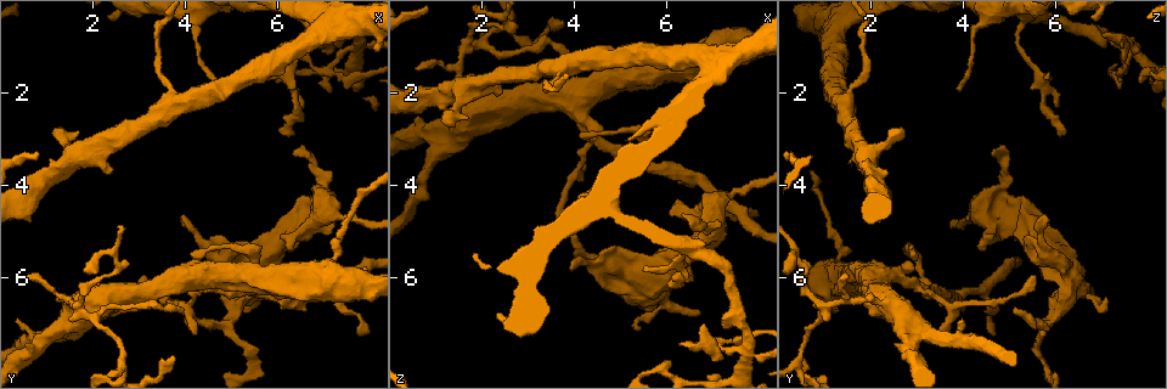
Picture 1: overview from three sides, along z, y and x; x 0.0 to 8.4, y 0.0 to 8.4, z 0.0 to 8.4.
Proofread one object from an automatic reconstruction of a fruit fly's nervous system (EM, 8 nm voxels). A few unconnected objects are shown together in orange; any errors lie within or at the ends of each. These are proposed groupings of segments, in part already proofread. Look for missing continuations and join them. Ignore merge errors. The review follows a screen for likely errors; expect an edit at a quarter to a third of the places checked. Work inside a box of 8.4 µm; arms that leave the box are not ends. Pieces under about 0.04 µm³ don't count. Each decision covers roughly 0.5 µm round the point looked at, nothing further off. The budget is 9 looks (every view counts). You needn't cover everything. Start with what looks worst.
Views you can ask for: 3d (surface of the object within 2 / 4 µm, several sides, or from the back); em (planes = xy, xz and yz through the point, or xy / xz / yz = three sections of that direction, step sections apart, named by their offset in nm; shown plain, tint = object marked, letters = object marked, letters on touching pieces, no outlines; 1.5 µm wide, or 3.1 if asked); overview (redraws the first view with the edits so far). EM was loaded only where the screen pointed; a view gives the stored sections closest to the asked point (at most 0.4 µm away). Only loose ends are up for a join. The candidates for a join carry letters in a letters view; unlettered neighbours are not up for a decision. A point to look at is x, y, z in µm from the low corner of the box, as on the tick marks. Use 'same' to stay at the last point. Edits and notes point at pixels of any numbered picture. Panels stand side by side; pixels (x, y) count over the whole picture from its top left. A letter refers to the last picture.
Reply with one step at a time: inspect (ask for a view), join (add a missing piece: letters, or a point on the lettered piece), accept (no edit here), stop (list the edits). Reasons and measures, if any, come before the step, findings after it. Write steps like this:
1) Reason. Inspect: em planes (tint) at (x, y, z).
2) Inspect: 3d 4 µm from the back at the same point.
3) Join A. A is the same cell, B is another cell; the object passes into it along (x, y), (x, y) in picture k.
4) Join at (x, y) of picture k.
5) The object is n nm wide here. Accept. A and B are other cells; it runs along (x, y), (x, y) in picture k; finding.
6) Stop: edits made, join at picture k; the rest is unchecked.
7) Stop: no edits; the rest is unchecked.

Thin end. Inspect: em planes (plain) at (6.35, 3.25, 4.60).

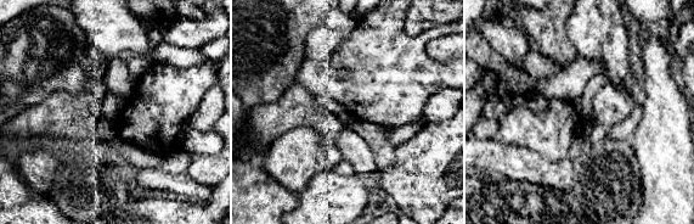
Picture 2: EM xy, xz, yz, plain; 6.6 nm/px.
What lies round it. Inspect: em planes (letters) at the same point.

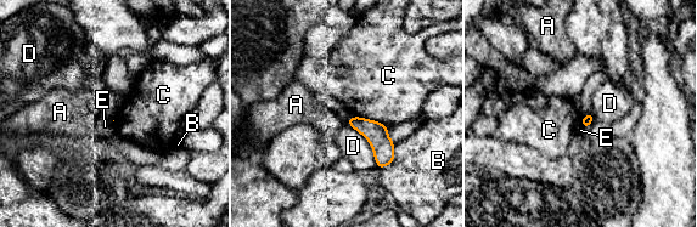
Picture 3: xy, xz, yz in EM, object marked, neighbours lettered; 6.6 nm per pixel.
Accept. A, B, C, D and E are other cells; a border runs along (354, 114), (381, 121), (387, 126) in picture 3; none of them fits.

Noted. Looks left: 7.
Branch stops here. Inspect: 3d 2 µm from the back at (5.40, 6.75, 7.05).

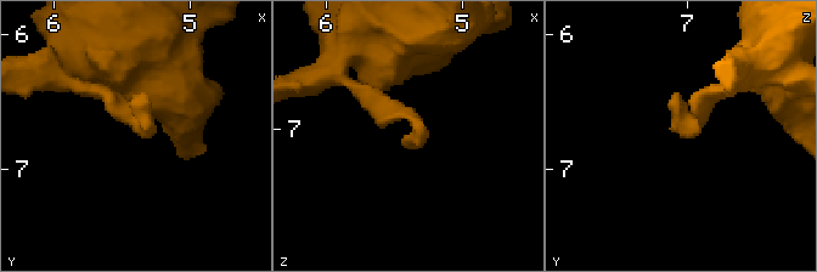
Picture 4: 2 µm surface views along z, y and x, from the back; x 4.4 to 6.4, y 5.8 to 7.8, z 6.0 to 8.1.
Shape alone is not enough. Inspect: em planes (letters) at (5.34, 6.74, 7.02).

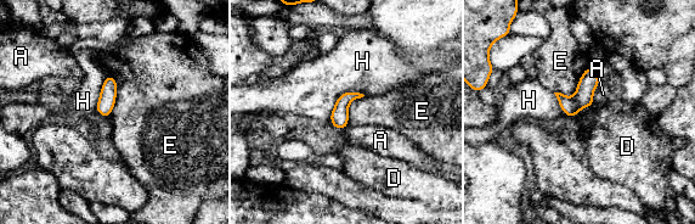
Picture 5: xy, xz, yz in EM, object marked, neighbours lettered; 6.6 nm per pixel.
Accept. A, D, E and H are other cells; a border runs along (588, 66), (571, 96), (554, 93) in picture 5; none of them fits.

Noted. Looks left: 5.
Tapers out. Inspect: em xz step 4 (tint) at (7.80, 7.25, 4.65).

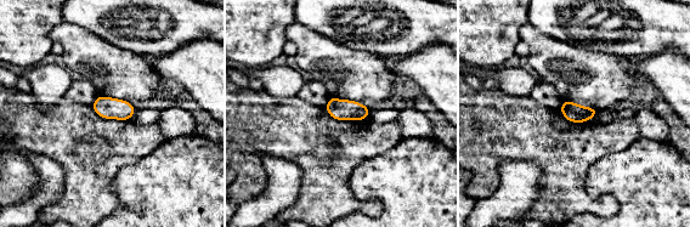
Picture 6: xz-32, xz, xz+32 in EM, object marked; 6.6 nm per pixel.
Cut it another way. Inspect: em planes (letters) at the same point.

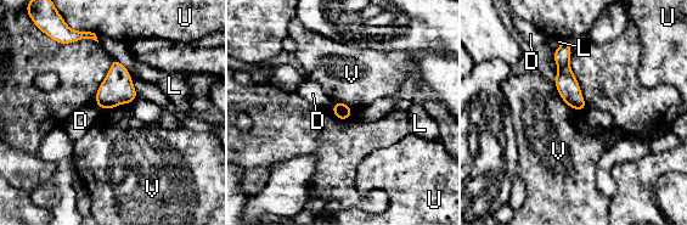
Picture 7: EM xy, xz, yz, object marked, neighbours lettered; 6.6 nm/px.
Accept. D, L, U and V are other cells; a border runs along (553, 82), (559, 96), (580, 111) in picture 7; no lettered piece goes on from it.

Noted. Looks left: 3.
Inspect: 3d 4 µm at (0.65, 5.95, 1.55).

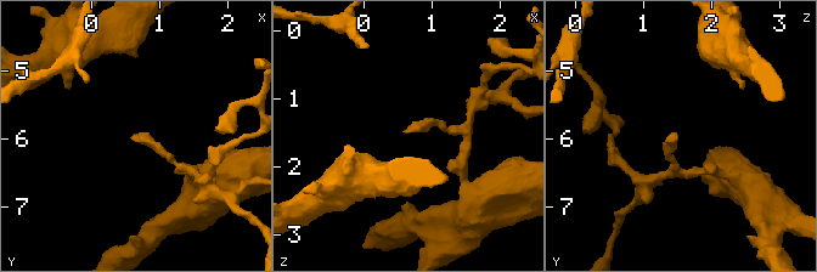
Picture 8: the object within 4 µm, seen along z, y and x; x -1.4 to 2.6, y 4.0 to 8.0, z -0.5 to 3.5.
Inspect: em planes (letters) at (0.55, 6.00, 1.55).

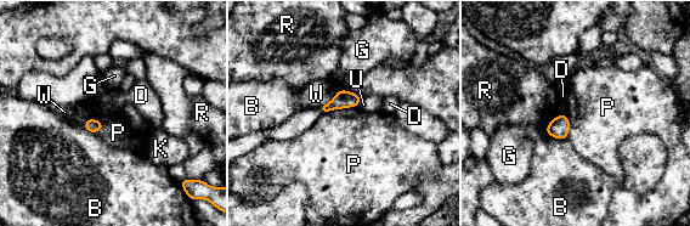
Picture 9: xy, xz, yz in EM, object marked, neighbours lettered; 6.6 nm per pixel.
Accept. B, D, G, K, P, R, U and W are other cells; a border runs along (546, 133), (558, 139), (566, 139) in picture 9; none of them fits.

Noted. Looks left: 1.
Stop: no edits; the rest is unchecked.

